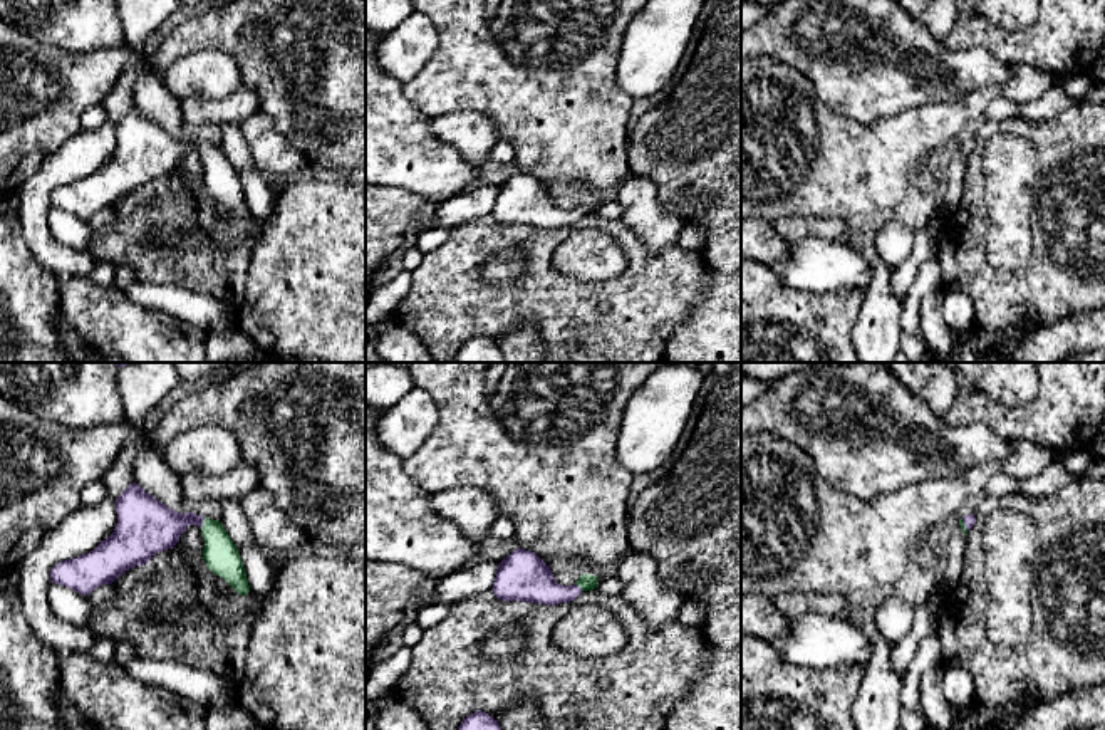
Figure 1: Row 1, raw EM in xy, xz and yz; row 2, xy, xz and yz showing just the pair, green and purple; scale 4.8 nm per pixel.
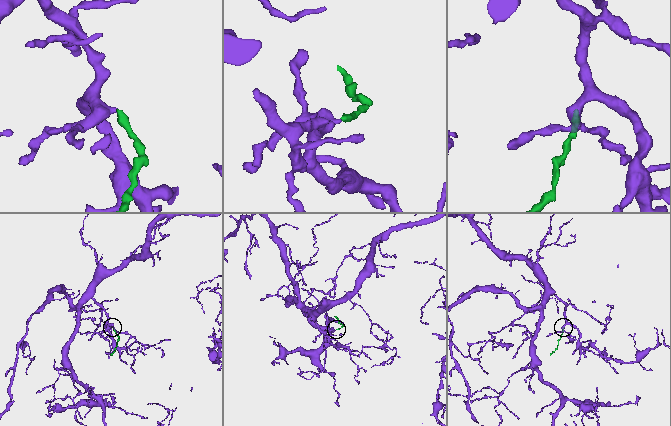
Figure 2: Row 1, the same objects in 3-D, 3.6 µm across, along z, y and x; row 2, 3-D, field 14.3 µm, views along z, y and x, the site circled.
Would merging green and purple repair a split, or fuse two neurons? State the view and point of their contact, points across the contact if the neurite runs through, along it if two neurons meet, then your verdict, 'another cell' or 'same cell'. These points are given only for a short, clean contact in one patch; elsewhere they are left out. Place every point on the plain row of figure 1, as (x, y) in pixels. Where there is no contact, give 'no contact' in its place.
xy (203, 146) | across xy (222, 182), (213, 156), (203, 146), (180, 145), (151, 151) | same cell

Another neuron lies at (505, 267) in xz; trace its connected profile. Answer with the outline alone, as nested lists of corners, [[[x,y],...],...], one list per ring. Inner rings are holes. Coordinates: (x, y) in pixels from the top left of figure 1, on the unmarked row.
[[[510,247],[483,262],[481,275],[491,284],[510,284],[525,274],[527,252],[521,247]]]

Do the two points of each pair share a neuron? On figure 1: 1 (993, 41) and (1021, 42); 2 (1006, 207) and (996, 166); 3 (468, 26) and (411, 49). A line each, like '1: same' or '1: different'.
1: same
2: same
3: different

